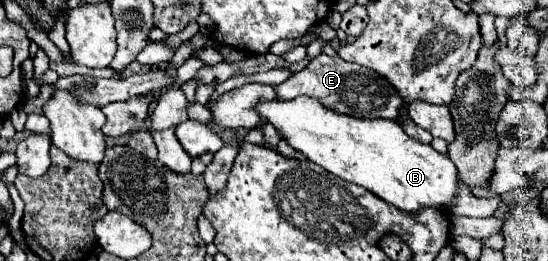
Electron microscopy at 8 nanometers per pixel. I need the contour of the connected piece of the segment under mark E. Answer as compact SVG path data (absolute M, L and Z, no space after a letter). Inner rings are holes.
M326 54L316 56L304 70L292 74L286 82L278 84L276 94L278 94L278 100L292 100L296 96L312 96L312 98L318 98L324 106L348 116L356 116L356 118L396 120L402 108L402 98L398 90L384 76L376 74L374 70L366 66L344 62L340 56L330 58Z

